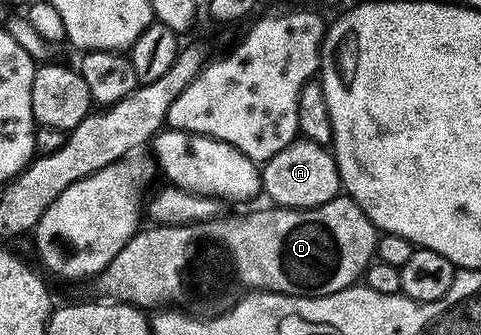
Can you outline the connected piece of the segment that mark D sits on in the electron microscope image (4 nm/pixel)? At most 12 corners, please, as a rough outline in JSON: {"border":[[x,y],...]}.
{"border":[[349,196],[143,227],[107,297],[229,310],[351,287],[379,229]]}

